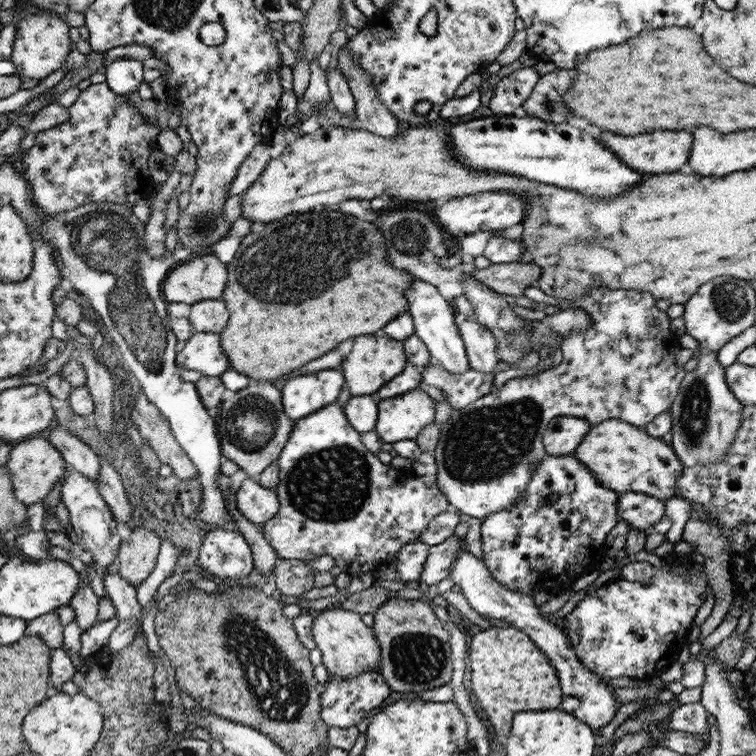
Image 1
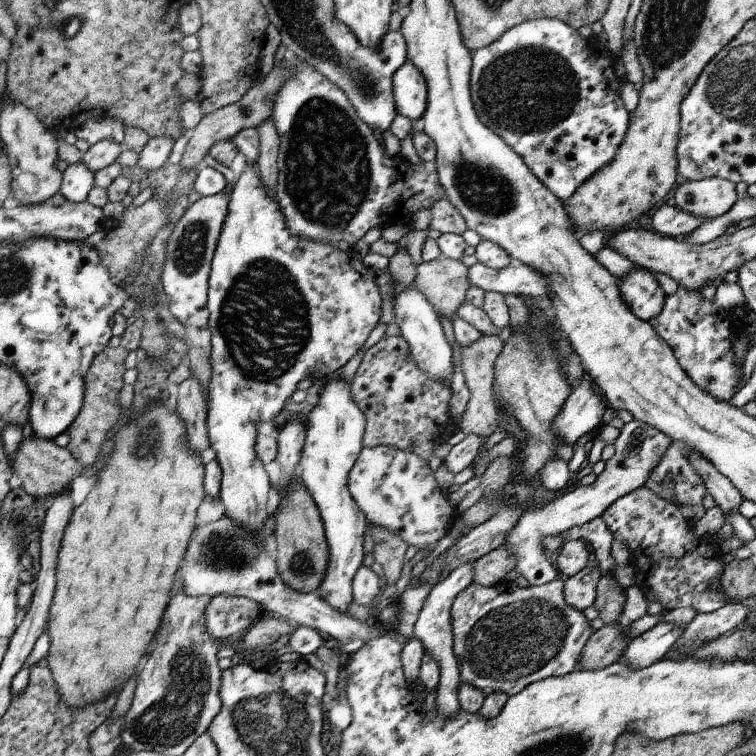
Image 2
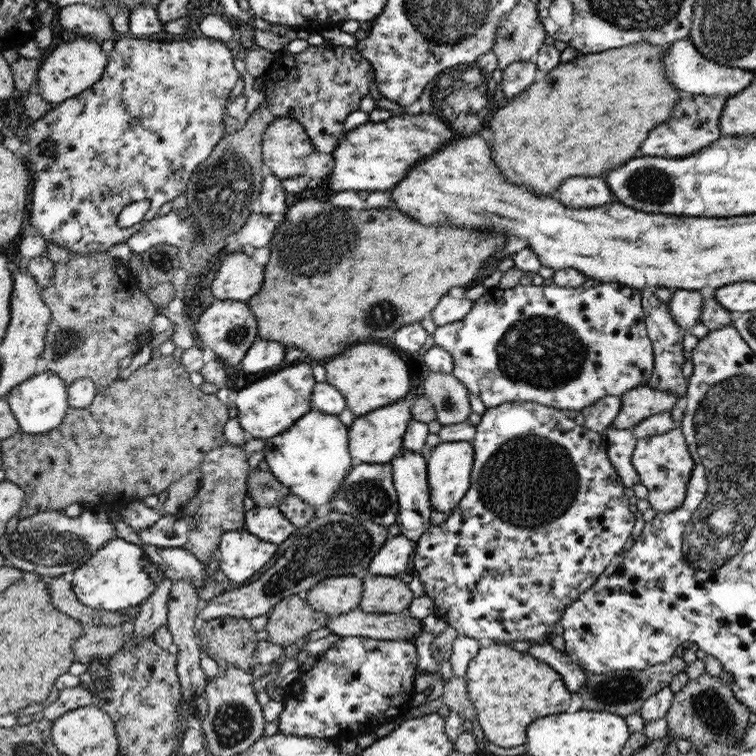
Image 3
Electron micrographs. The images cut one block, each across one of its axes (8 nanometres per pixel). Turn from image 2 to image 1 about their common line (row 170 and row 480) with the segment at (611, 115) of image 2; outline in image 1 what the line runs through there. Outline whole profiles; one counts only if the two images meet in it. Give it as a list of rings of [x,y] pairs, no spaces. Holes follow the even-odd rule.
[[[573,454],[550,456],[537,463],[528,488],[504,511],[492,513],[482,519],[481,538],[485,566],[503,587],[533,596],[537,592],[559,593],[580,574],[598,568],[608,556],[605,538],[618,519],[619,493],[604,488],[599,480]]]

